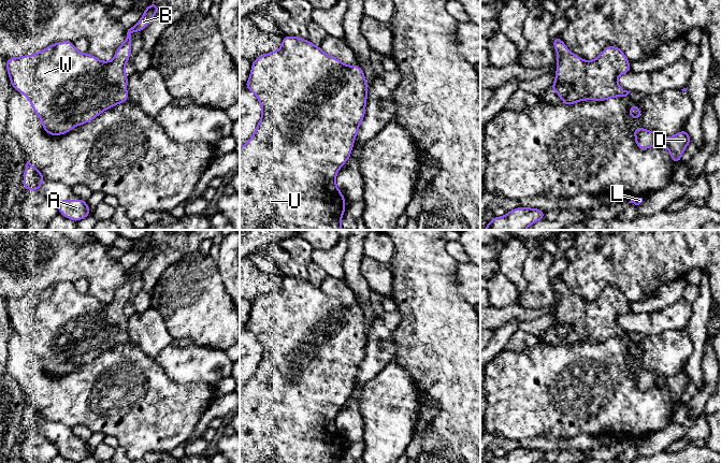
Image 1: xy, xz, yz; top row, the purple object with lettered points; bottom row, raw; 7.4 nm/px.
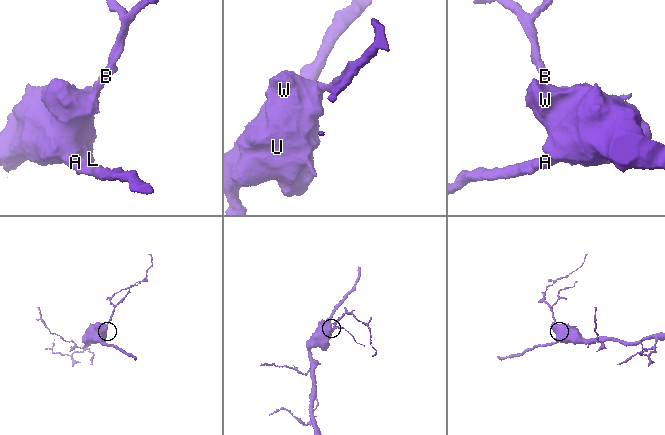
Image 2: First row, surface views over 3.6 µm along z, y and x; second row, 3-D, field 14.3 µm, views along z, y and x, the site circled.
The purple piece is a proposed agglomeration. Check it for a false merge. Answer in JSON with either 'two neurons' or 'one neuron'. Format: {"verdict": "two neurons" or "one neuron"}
{"verdict": "one neuron"}

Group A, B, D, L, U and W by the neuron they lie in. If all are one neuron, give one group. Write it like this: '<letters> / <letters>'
A B D L U W

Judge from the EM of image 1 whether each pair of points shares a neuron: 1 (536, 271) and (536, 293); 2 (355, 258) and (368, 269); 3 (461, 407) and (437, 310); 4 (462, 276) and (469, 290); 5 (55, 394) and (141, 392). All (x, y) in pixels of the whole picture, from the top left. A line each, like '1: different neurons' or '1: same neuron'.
1: same neuron
2: different neurons
3: same neuron
4: same neuron
5: same neuron

